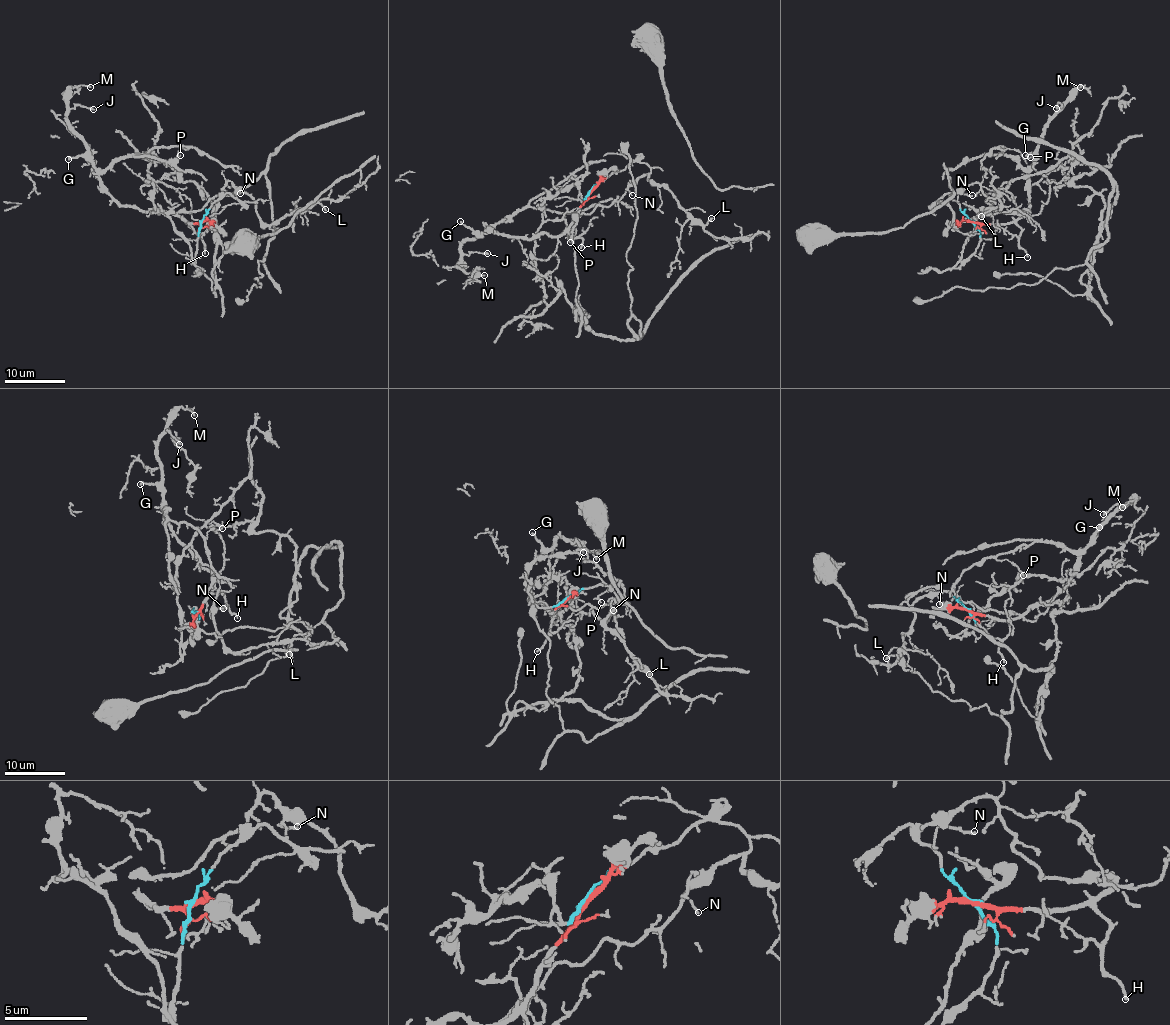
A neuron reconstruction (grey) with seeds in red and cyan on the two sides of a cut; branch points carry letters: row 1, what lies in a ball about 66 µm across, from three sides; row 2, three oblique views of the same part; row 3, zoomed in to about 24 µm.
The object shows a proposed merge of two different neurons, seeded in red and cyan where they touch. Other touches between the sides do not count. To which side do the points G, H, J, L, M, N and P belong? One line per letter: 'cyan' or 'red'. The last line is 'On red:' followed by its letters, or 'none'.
G: red
H: red
J: red
L: cyan
M: red
N: cyan
P: red
On red: G, H, J, M, P

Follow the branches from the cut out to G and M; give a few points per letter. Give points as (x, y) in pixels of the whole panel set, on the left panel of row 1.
G: (201, 221), (185, 222), (173, 212), (122, 206), (102, 185), (99, 171), (90, 162), (80, 156), (68, 159)
M: (201, 221), (185, 222), (178, 214), (122, 206), (102, 185), (89, 148), (67, 118), (71, 88), (91, 86)

